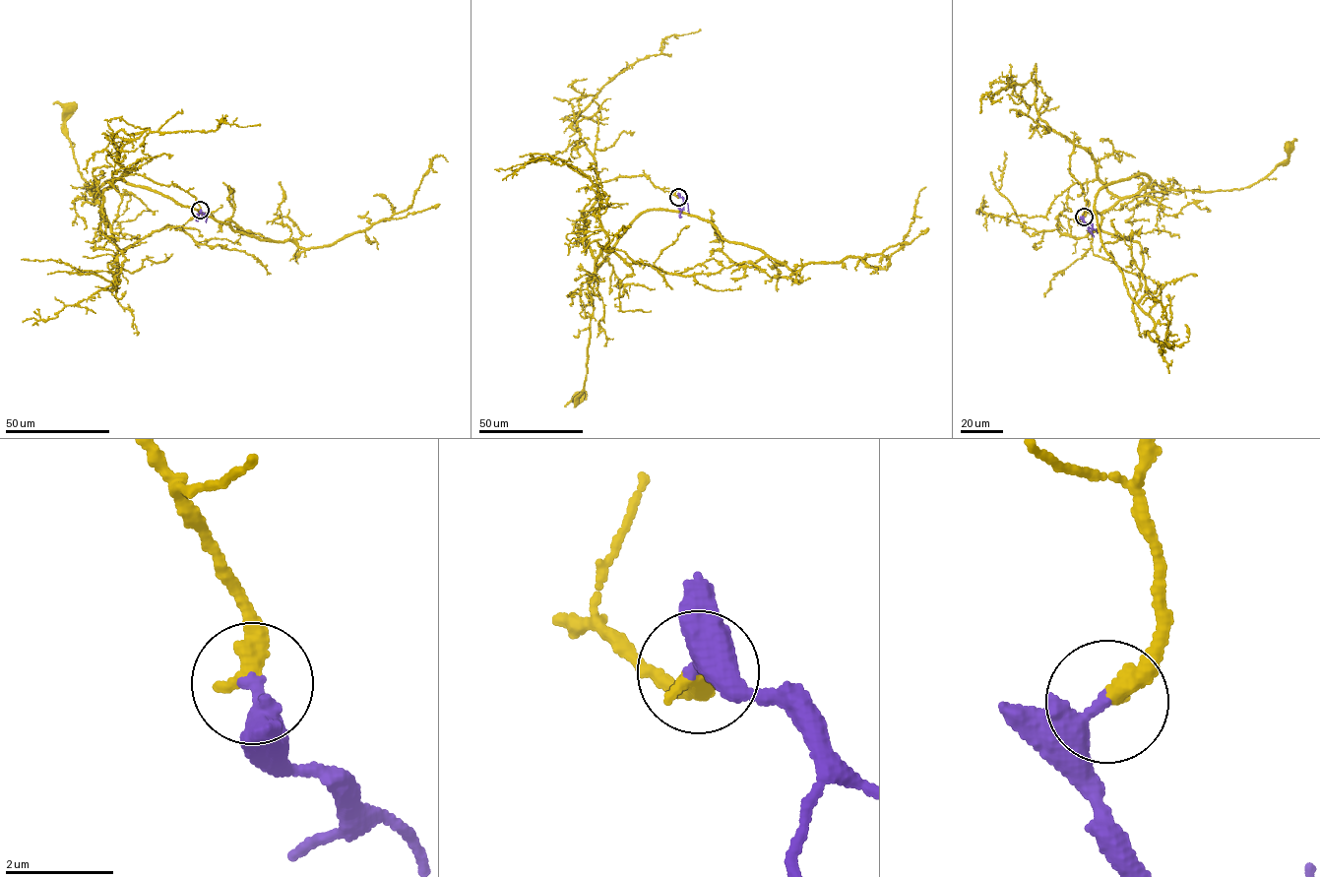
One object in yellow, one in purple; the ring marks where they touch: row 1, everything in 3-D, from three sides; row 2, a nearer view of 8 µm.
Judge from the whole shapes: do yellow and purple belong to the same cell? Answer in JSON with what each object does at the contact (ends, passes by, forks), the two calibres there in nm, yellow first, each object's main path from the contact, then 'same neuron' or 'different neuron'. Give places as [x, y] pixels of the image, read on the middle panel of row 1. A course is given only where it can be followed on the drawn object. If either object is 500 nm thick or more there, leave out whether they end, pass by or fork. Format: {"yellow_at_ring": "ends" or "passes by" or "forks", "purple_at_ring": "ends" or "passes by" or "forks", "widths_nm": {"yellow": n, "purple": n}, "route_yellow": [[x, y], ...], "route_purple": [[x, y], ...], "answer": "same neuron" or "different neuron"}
{"yellow_at_ring": "ends", "purple_at_ring": "ends", "widths_nm": {"yellow": 400, "purple": 360}, "route_yellow": [[679, 197], [642, 175], [599, 183], [584, 220], [595, 260], [587, 370], [580, 396]], "route_purple": [[679, 197], [683, 200], [679, 218]], "answer": "same neuron"}

